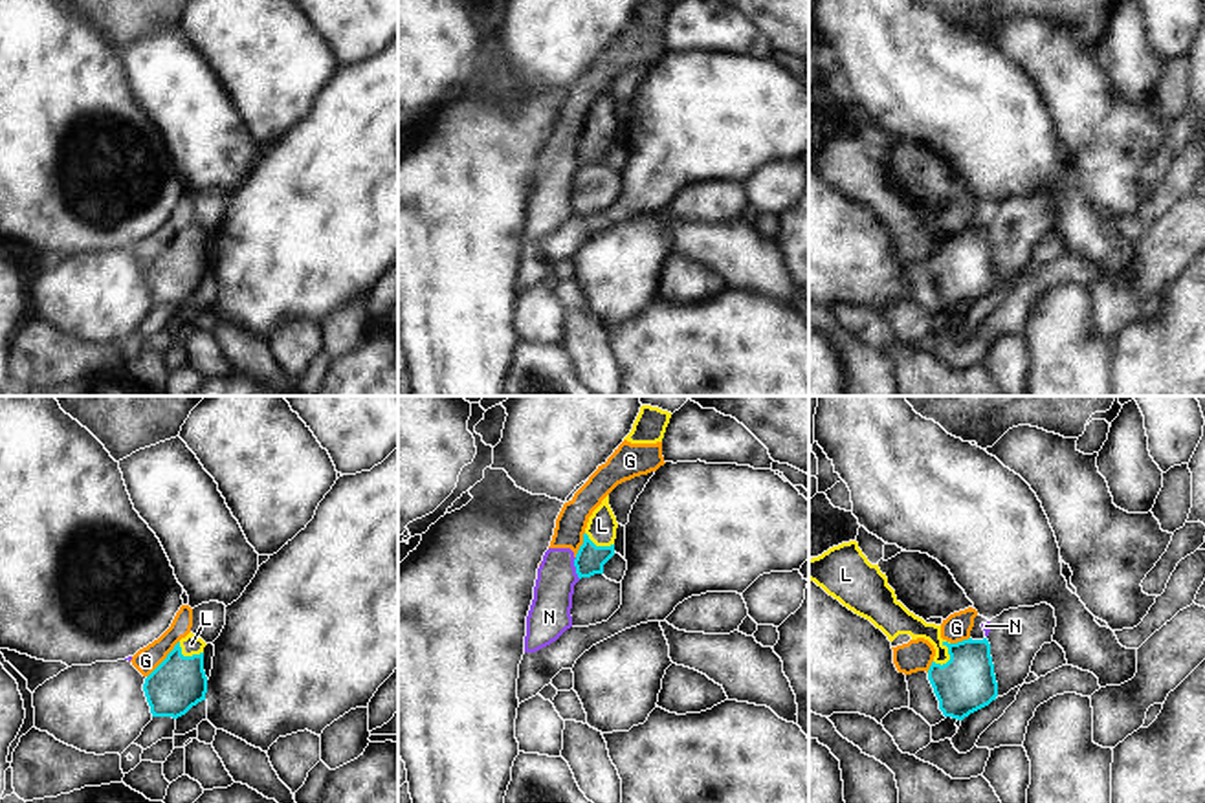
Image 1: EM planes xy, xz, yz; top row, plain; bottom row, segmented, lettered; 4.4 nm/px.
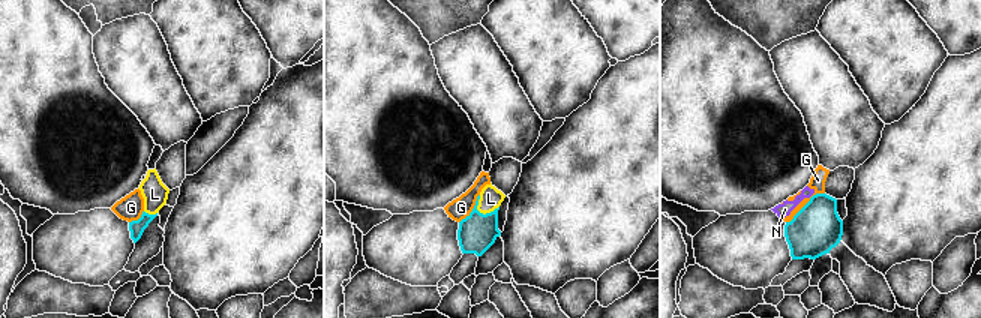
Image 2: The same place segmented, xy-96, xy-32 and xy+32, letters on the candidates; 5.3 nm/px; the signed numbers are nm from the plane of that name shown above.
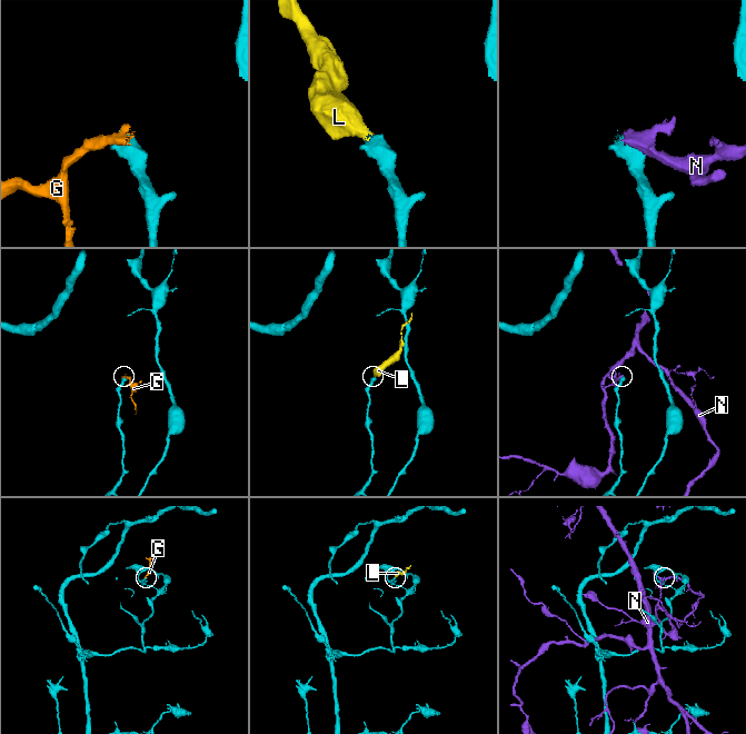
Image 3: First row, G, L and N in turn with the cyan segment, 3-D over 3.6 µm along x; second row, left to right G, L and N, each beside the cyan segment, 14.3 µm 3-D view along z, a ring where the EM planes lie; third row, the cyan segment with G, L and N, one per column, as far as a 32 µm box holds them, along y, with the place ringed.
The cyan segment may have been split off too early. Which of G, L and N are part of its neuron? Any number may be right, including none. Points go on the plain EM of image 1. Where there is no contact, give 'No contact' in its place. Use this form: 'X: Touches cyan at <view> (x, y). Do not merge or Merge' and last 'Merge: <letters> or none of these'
G: Touches cyan at xy (165, 248). Do not merge
L: Touches cyan at yz (950, 248). Merge
N: Touches cyan at xz (576, 158). Do not merge
Merge: L.

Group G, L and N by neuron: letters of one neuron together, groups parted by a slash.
G N / L

